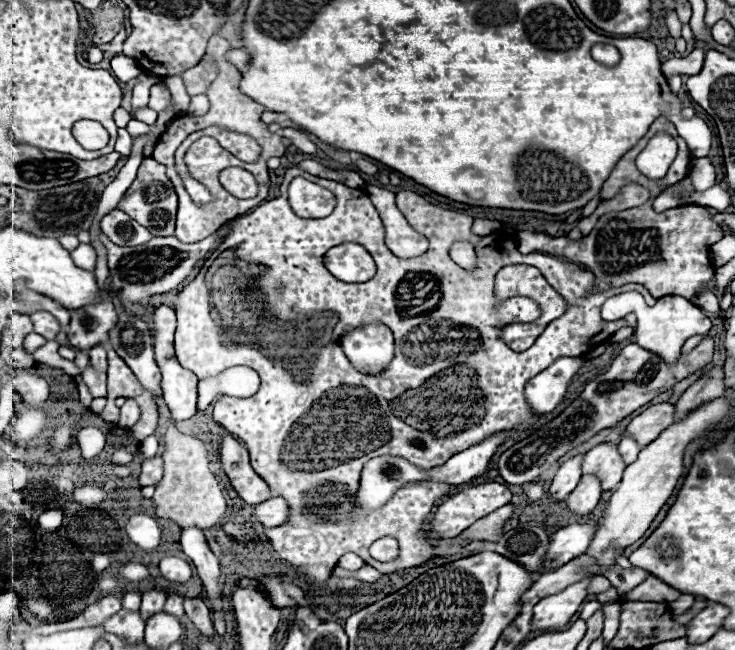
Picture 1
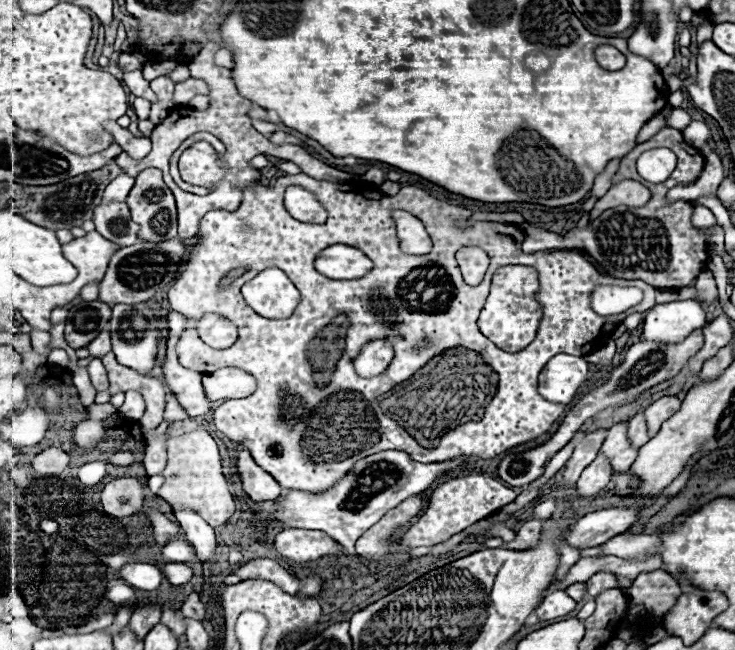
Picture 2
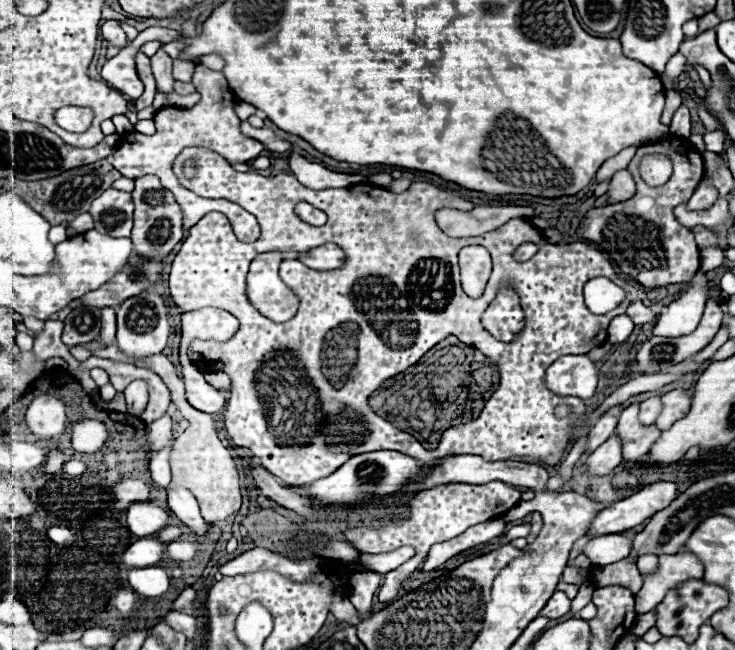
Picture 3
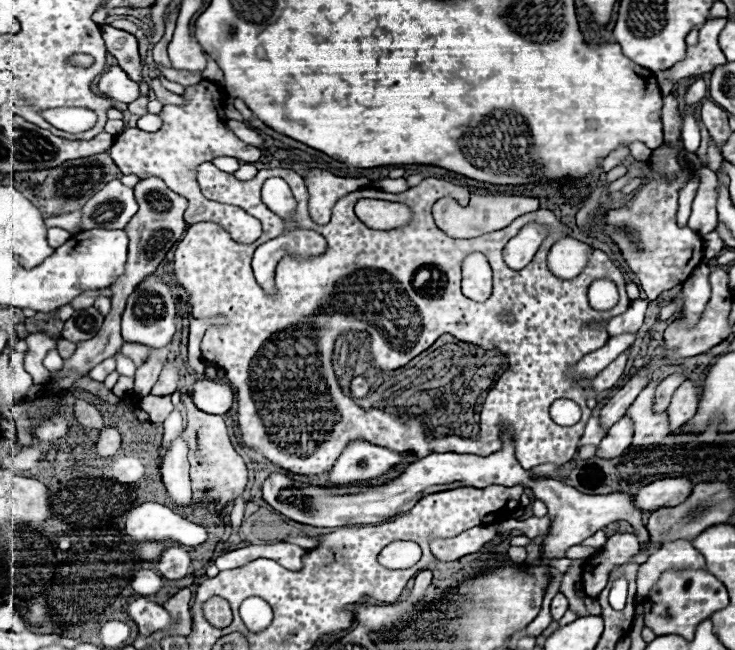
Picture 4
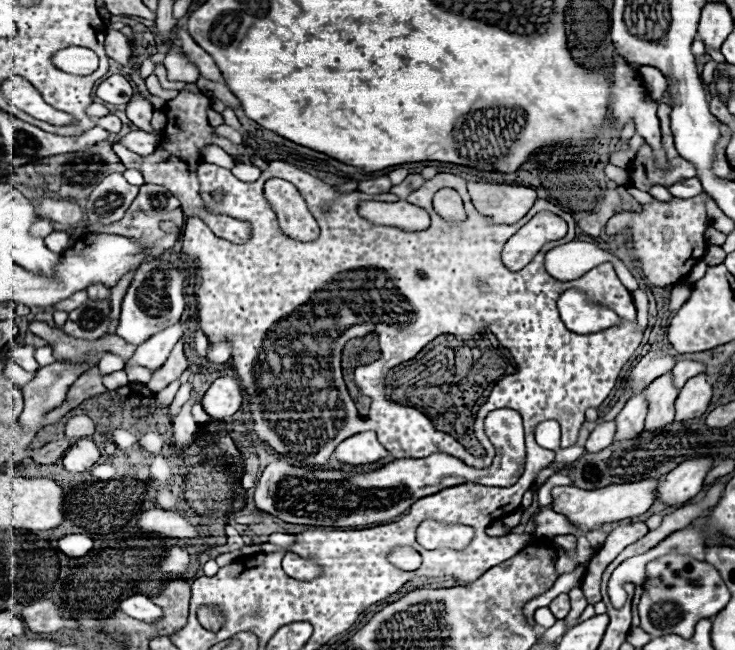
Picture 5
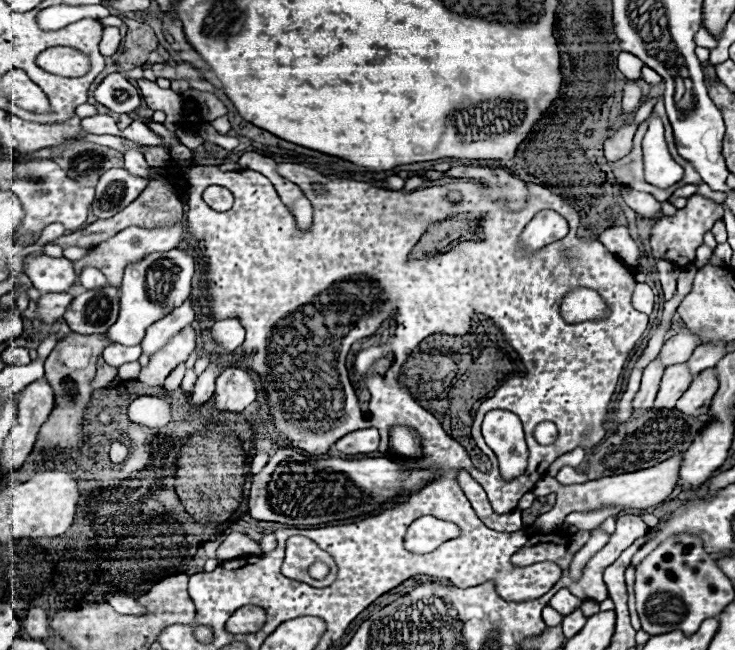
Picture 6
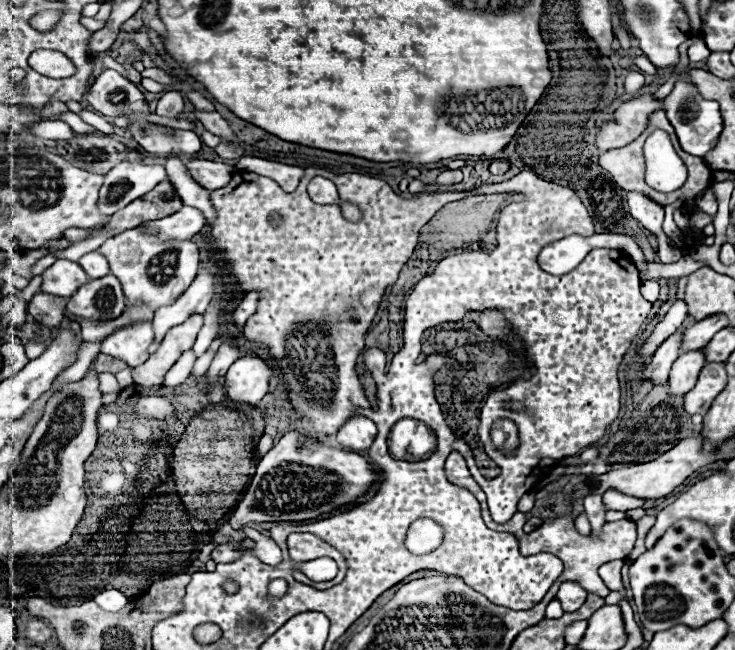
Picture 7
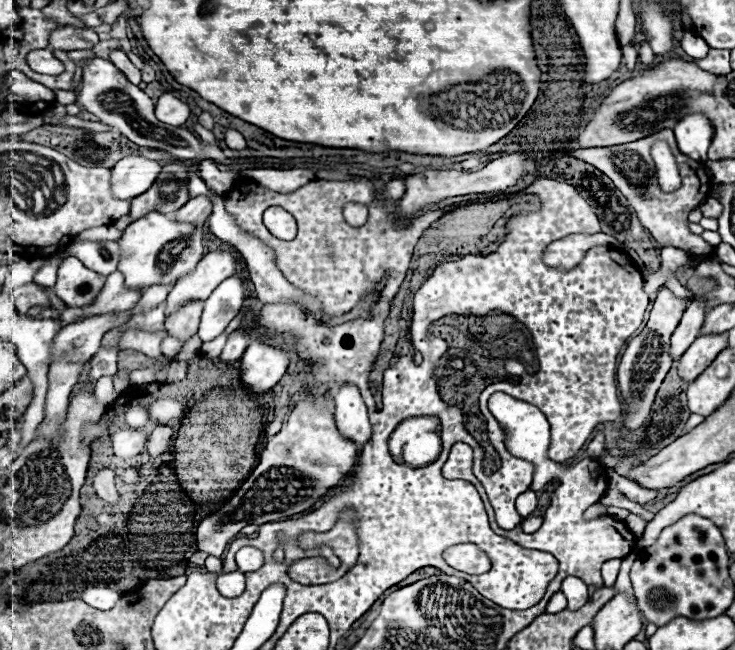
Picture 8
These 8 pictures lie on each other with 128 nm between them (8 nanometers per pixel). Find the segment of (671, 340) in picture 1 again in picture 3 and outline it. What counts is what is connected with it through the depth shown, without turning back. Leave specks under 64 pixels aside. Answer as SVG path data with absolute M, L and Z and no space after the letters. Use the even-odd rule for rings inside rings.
M698 272L690 288L686 290L686 296L674 300L672 304L664 306L660 316L656 318L656 324L652 328L654 336L664 336L664 338L676 338L676 336L686 336L692 334L704 314L704 306L708 296L704 294L708 288L708 278L704 272ZM592 278L584 286L584 298L592 314L606 314L626 298L626 292L608 278Z

